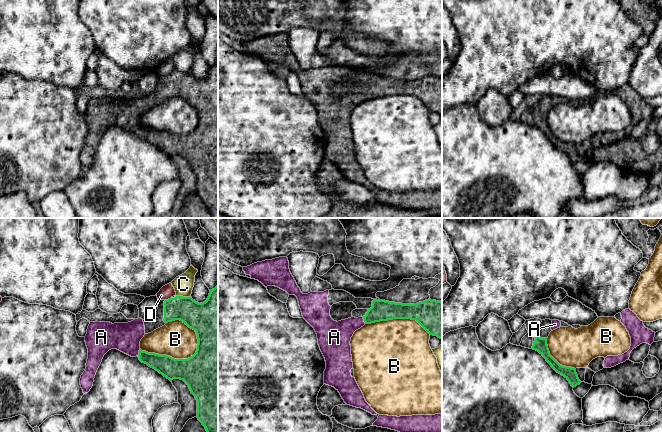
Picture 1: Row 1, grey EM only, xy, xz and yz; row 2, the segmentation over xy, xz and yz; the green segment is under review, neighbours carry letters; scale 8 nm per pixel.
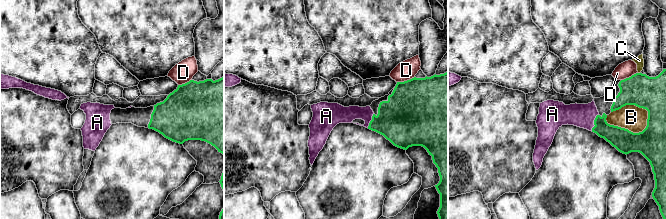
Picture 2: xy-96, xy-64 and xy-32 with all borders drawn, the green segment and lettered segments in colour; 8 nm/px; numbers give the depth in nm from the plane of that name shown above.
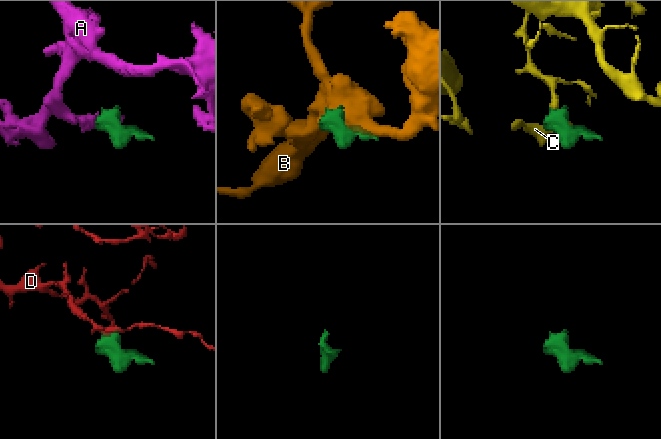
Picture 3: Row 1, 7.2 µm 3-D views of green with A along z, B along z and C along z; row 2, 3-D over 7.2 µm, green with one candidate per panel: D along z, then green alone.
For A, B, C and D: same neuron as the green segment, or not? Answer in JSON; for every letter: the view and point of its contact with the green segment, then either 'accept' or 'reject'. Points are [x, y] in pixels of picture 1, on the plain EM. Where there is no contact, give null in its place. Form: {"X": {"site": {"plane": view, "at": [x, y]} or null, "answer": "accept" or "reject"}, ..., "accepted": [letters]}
{"A": {"site": {"plane": "xy", "at": [139, 128]}, "answer": "accept"}, "B": {"site": {"plane": "xy", "at": [176, 135]}, "answer": "reject"}, "C": {"site": {"plane": "xy", "at": [182, 72]}, "answer": "reject"}, "D": {"site": {"plane": "xy", "at": [168, 75]}, "answer": "reject"}, "accepted": ["A"]}

